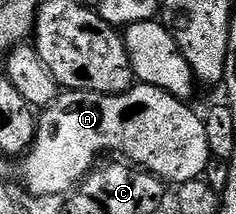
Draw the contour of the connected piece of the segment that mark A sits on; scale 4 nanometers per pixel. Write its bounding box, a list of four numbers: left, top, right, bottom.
[23,84,214,196]

